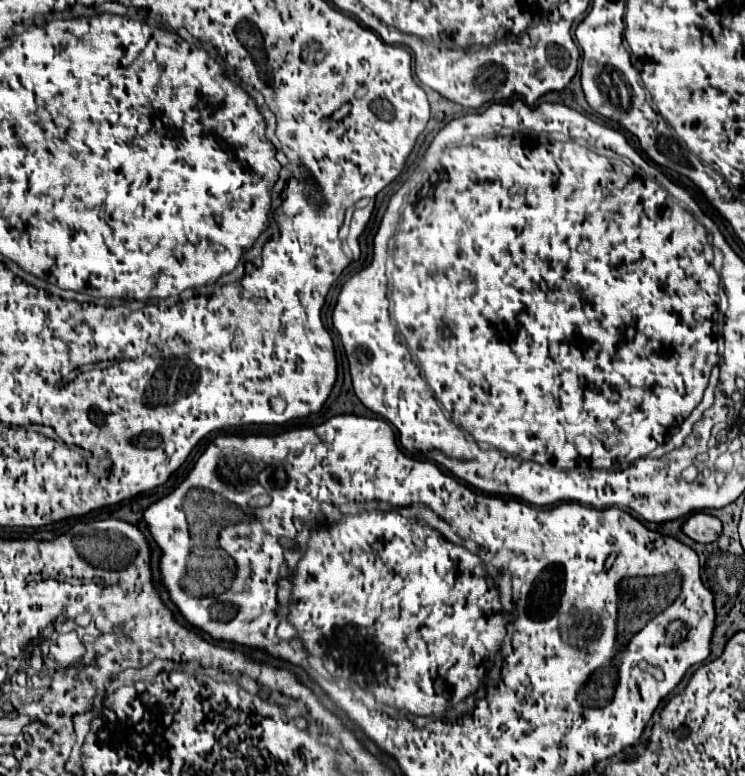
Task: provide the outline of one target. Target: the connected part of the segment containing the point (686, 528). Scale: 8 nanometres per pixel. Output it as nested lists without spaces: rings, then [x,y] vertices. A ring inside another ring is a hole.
[[[693,513],[683,523],[683,533],[687,533],[697,543],[713,543],[723,533],[723,523],[709,513]]]

